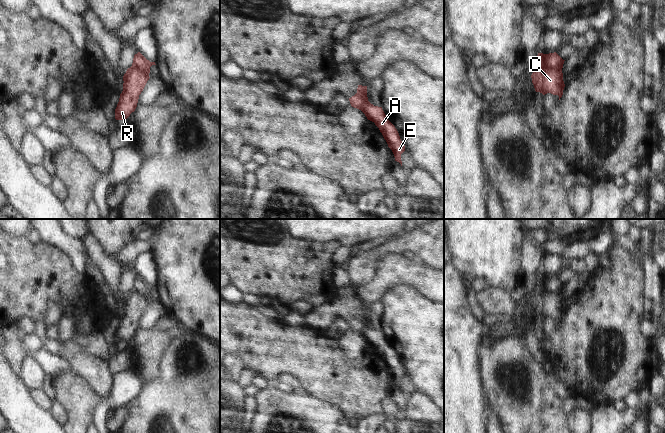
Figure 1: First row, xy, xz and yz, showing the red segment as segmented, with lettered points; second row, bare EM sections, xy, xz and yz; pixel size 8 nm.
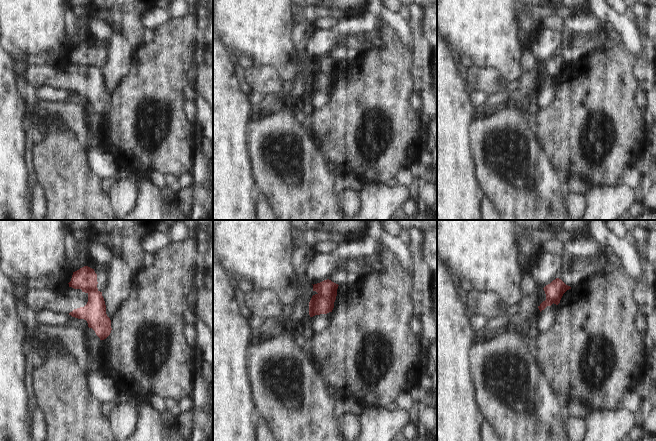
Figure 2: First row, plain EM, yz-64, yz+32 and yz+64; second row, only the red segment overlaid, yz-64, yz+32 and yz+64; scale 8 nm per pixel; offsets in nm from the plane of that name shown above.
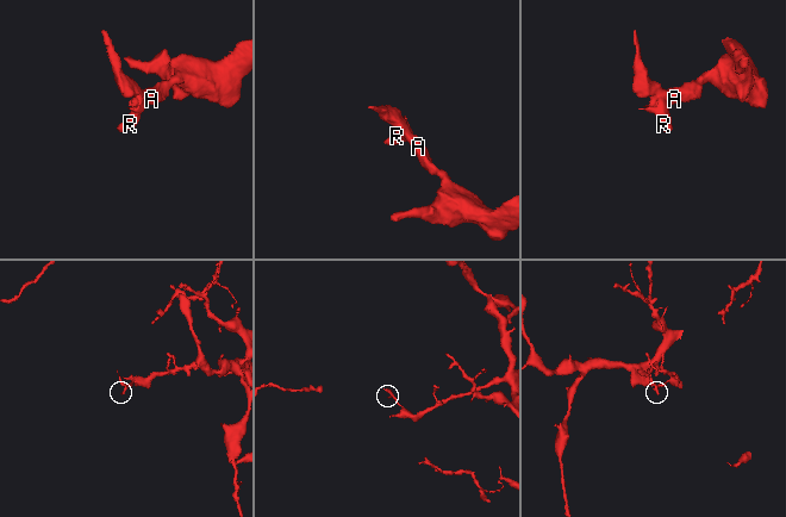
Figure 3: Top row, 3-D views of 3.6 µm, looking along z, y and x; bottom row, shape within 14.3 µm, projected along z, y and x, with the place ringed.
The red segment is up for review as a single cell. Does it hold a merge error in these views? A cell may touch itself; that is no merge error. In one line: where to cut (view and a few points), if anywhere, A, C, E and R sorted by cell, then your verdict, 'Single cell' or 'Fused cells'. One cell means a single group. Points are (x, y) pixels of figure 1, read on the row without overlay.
Split along yz (537, 287), (561, 295). Groups: A E / C R. Fused cells.

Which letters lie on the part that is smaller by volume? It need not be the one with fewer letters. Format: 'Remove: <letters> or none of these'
Remove: C, R

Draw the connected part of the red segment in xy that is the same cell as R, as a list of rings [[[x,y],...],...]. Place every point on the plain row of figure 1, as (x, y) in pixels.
[[[131,290],[123,300],[123,315],[115,333],[116,344],[126,344],[135,335],[139,319],[143,315],[149,300],[142,294]]]

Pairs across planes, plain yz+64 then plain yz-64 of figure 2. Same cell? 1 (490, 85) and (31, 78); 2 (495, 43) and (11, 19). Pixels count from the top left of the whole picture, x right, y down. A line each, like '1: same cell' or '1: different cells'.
1: same cell
2: same cell

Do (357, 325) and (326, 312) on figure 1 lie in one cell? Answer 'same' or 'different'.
same

